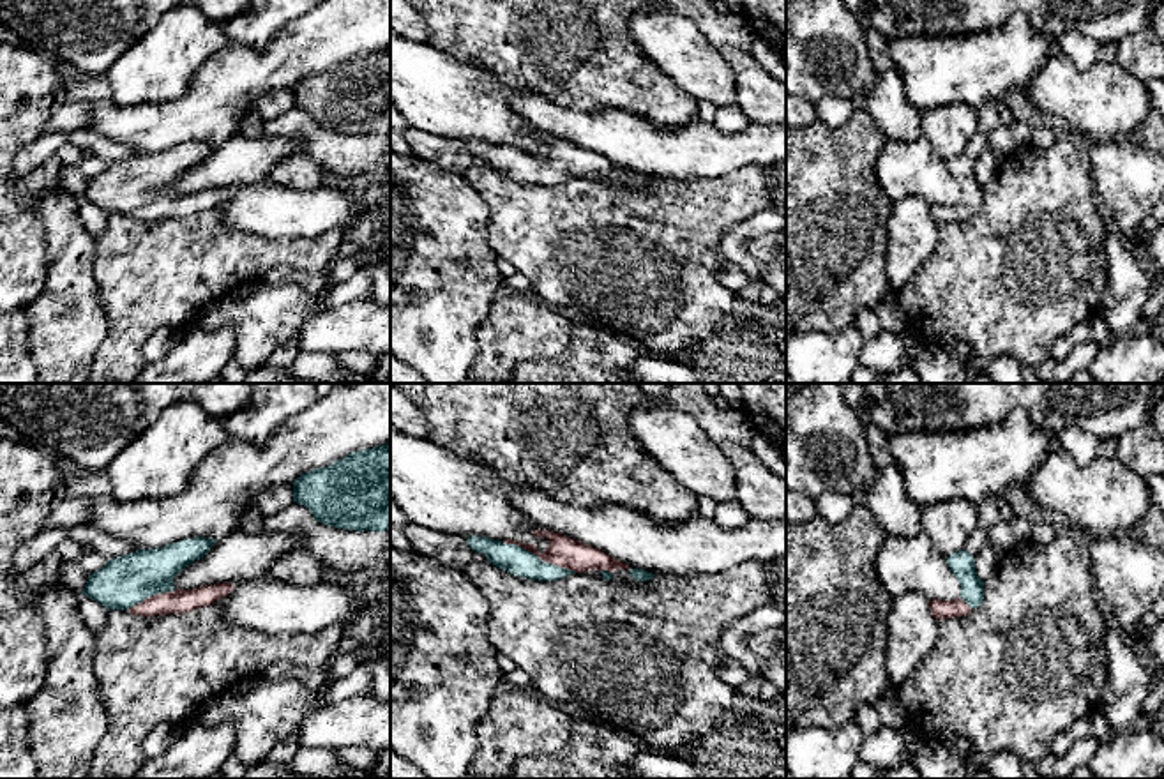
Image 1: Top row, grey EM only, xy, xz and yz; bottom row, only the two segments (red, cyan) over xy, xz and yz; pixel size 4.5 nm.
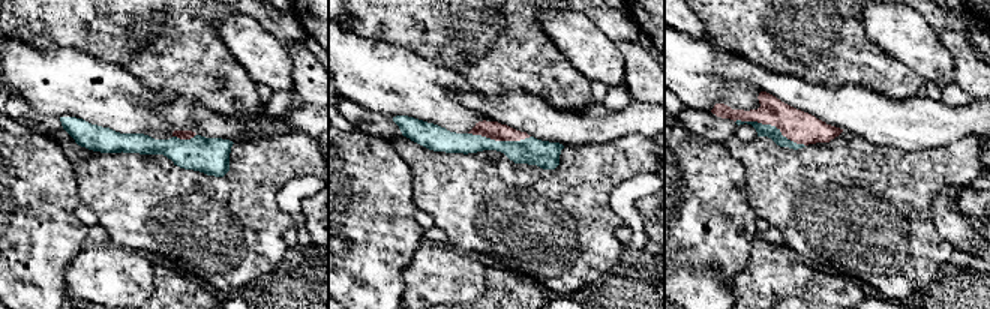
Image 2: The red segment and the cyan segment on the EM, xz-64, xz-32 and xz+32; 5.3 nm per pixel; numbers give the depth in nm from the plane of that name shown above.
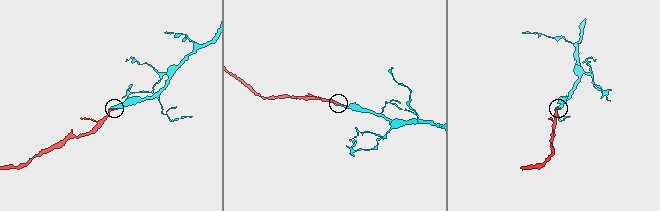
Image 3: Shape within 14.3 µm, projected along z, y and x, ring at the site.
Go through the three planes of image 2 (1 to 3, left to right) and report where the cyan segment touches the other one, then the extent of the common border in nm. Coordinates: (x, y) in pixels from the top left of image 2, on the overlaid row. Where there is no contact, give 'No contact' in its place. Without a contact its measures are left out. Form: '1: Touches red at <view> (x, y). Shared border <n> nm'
1: Touches red at xz-64 (183, 138). Shared border 130 nm
2: Touches red at xz-32 (500, 140). Shared border 340 nm
3: Touches red at xz+32 (770, 123). Shared border 400 nm

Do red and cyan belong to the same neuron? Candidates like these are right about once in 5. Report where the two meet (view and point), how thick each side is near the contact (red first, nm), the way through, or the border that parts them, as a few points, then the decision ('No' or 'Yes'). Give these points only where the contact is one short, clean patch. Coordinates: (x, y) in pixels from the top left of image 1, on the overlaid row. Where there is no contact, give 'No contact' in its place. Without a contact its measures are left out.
Touches red at xz (541, 559). Thickness 140 nm (red) against 130 nm. Yes

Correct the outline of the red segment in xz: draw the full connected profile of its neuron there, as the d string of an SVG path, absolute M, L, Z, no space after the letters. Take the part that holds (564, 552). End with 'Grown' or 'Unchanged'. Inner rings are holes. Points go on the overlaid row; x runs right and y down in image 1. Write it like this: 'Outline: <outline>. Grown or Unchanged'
Outline: M532 532L535 537L548 537L549 546L544 553L535 549L535 544L523 544L519 541L495 541L489 537L472 535L466 539L475 553L484 553L489 563L503 569L514 576L555 581L574 572L601 571L604 579L611 579L616 569L629 569L631 576L638 581L652 579L654 574L632 569L618 562L604 551L581 544L571 537L555 532Z. Grown

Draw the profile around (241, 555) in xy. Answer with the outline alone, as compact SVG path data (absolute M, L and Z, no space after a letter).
M240 528L215 539L210 551L173 578L173 586L193 590L207 585L240 585L263 578L290 551L307 548L304 532L249 533Z

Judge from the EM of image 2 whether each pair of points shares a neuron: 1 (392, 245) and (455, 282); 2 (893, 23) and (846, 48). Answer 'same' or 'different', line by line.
1: different
2: different

